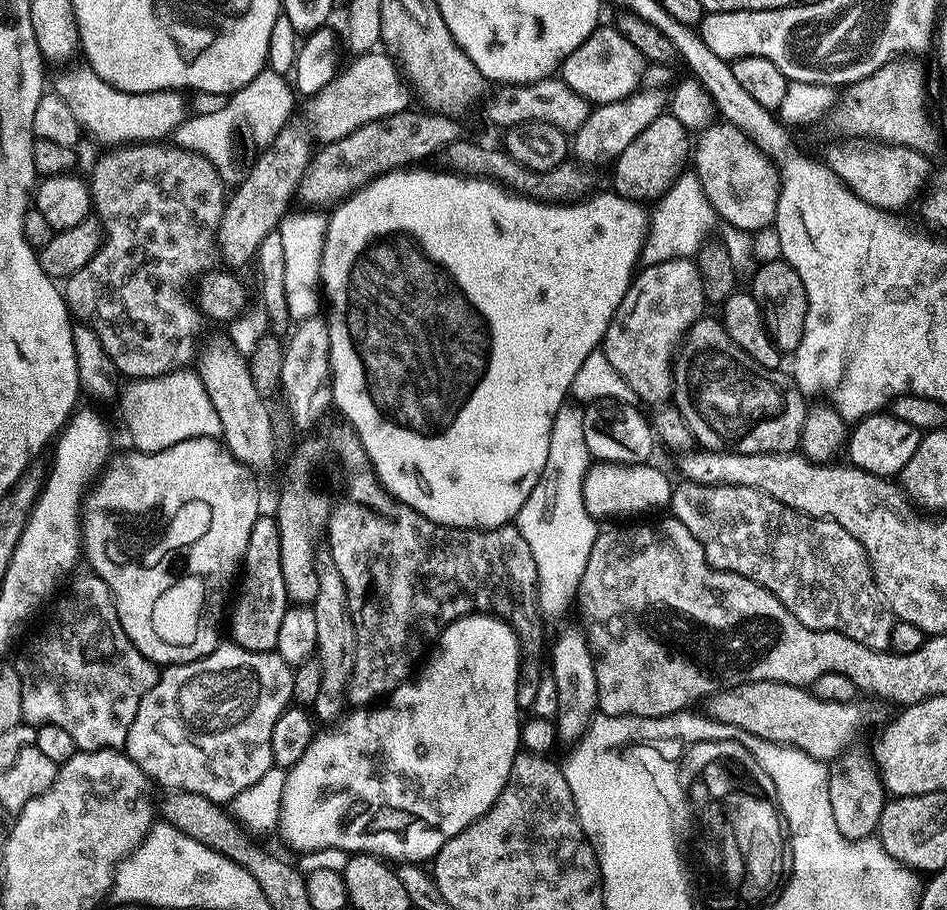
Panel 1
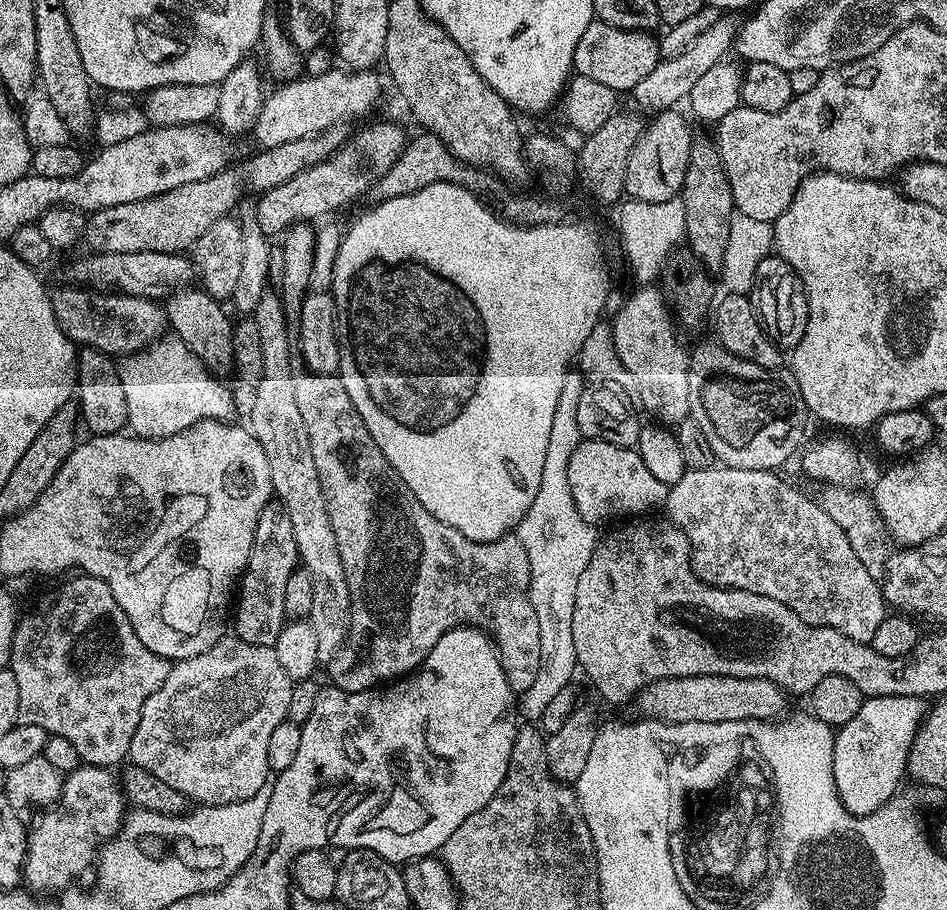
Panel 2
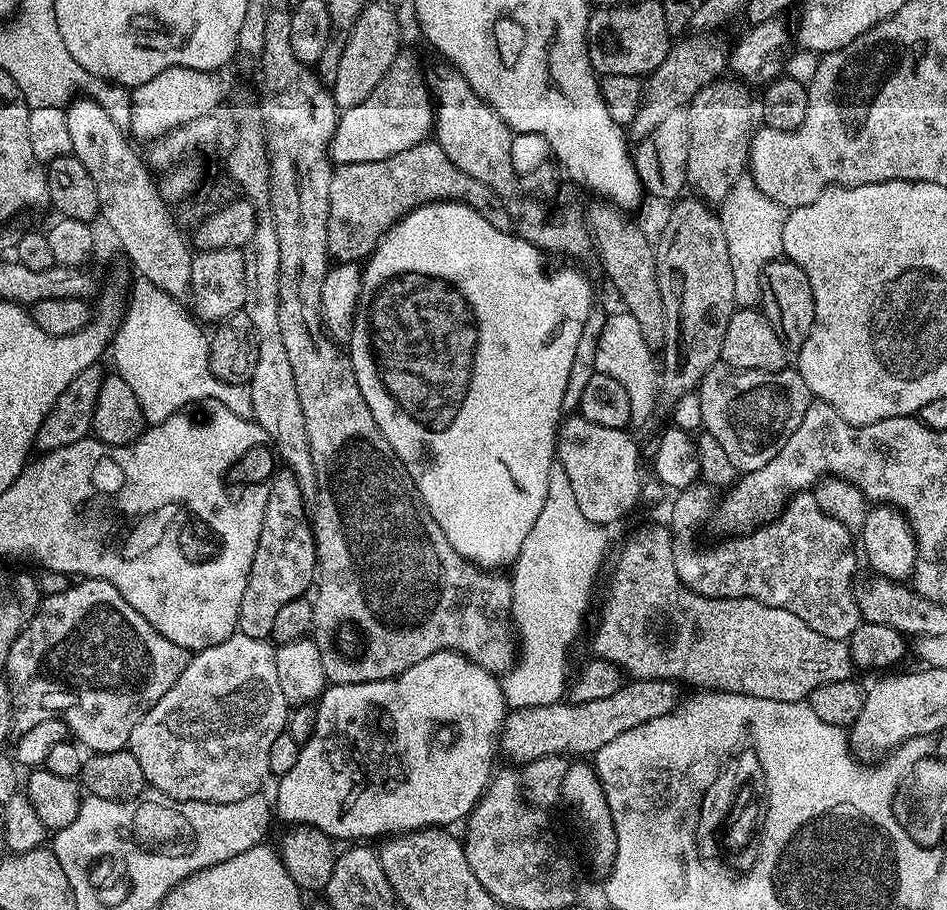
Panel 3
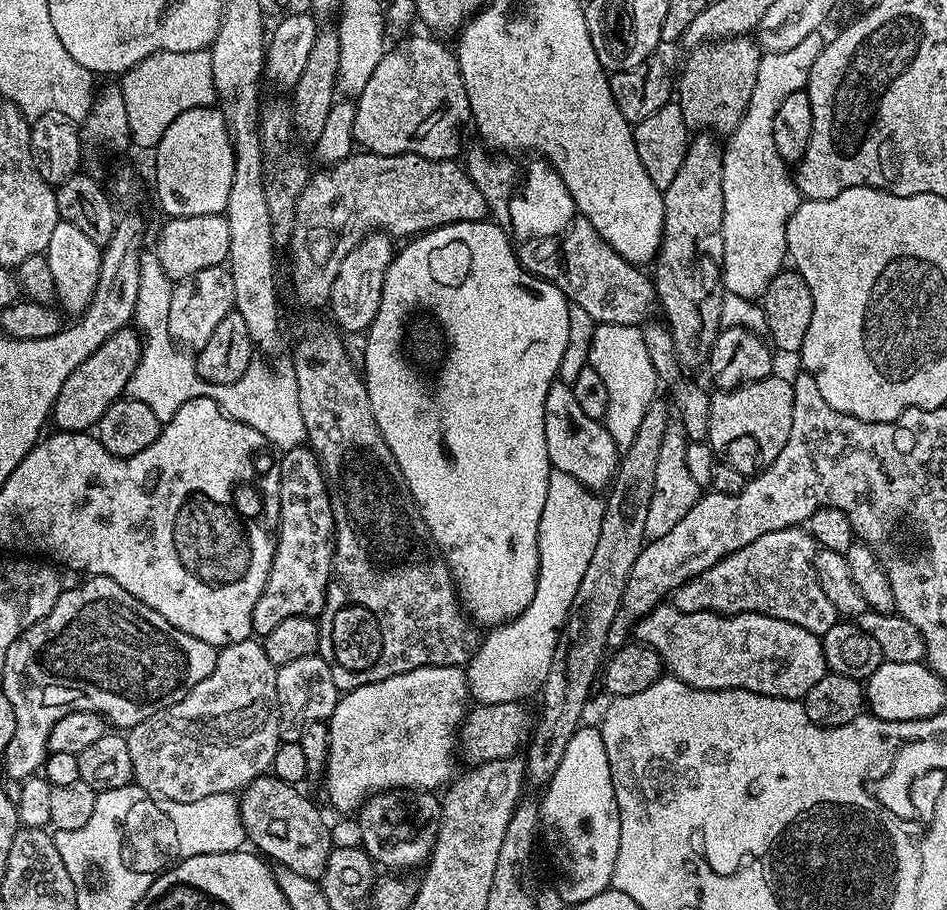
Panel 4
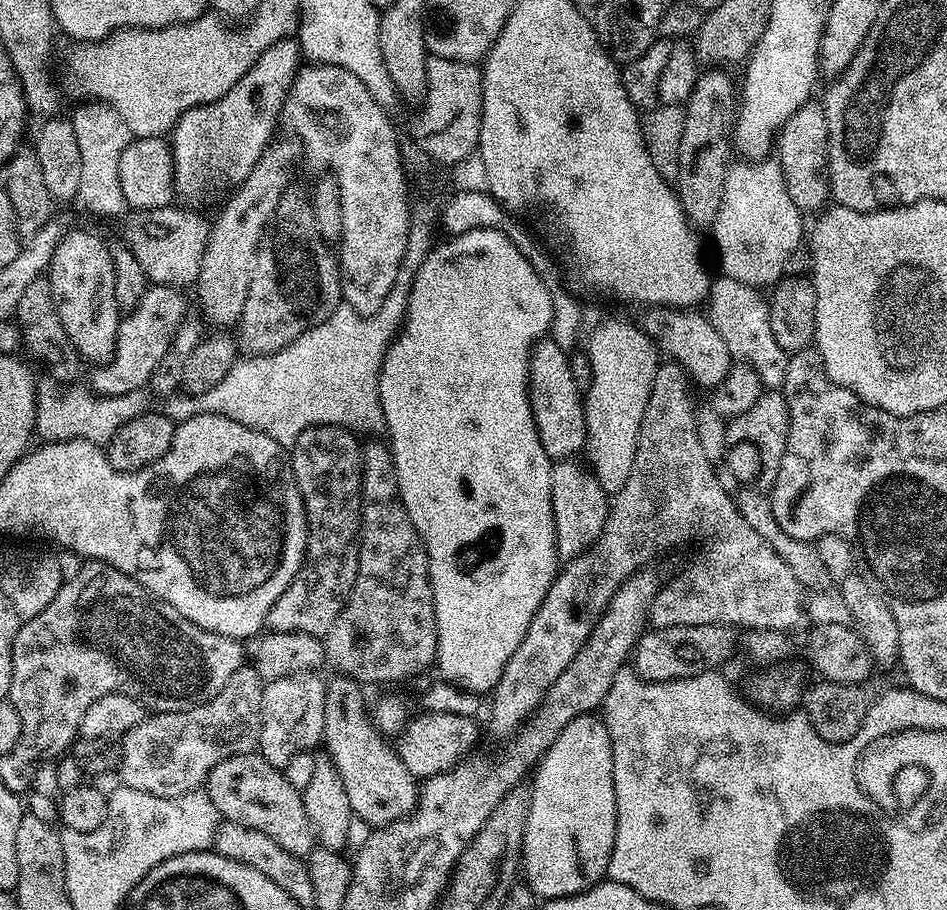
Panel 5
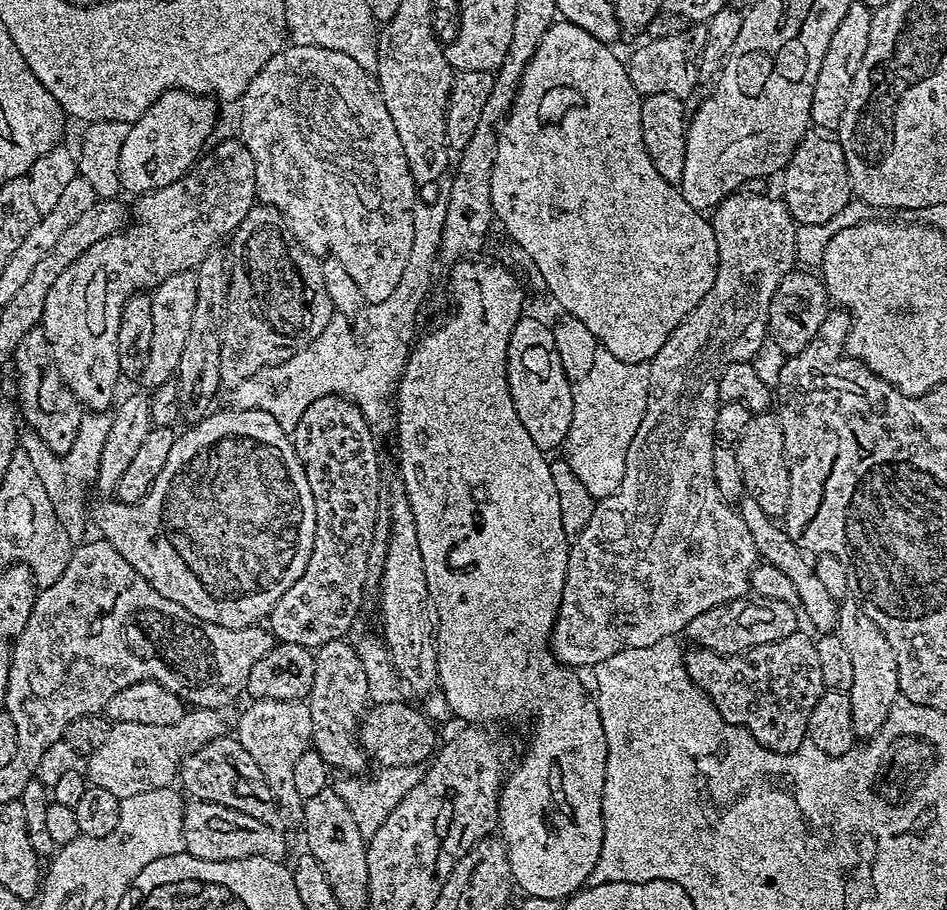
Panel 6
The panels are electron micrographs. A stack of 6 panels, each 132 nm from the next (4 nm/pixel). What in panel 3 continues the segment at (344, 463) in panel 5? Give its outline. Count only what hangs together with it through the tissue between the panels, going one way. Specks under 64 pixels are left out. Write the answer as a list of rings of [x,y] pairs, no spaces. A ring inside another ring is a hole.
[[[284,470],[273,475],[268,485],[268,497],[266,498],[266,510],[262,518],[262,530],[258,538],[258,546],[254,554],[254,562],[250,566],[250,574],[246,582],[246,590],[242,594],[242,606],[240,607],[239,635],[268,640],[272,634],[274,614],[286,606],[286,602],[294,602],[305,595],[308,587],[313,587],[314,573],[317,571],[316,543],[314,532],[310,527],[310,520],[304,517],[306,501],[304,495],[298,490],[298,482],[292,477],[291,472]]]

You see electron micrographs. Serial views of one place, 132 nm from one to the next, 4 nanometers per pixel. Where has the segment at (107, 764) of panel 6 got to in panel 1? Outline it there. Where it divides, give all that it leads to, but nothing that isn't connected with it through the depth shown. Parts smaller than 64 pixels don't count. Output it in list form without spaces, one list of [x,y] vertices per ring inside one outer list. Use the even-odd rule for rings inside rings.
[[[231,642],[217,644],[210,654],[194,662],[167,665],[134,714],[126,755],[164,790],[202,794],[215,804],[227,805],[274,766],[270,734],[274,734],[274,722],[293,703],[292,673],[279,652],[255,652]]]

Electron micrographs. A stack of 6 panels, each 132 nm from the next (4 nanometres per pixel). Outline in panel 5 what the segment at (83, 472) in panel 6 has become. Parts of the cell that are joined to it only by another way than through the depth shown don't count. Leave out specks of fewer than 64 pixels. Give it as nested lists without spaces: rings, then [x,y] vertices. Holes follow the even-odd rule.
[[[44,378],[36,386],[36,431],[41,441],[53,440],[89,440],[101,446],[112,441],[113,434],[130,418],[149,411],[149,393],[141,390],[117,396],[97,396],[95,392],[84,388],[65,386],[61,381]]]

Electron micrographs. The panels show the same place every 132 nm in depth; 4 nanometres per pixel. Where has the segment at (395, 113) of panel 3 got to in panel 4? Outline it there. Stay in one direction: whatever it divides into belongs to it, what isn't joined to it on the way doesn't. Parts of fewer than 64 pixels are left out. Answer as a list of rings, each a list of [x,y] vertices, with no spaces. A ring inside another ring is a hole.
[[[432,34],[424,35],[428,36],[409,35],[404,48],[385,51],[366,88],[355,97],[352,138],[363,151],[379,156],[418,154],[431,160],[456,160],[459,157],[460,131],[472,115],[470,98],[466,98],[466,82],[462,82],[462,70],[456,61],[455,51],[440,41],[443,39]]]

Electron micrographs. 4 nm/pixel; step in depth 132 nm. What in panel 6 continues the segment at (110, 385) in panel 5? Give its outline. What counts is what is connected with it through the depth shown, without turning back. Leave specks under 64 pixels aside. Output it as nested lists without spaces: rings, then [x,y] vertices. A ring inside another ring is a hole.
[[[195,271],[179,272],[166,278],[151,293],[154,310],[154,342],[150,342],[150,362],[138,378],[148,390],[169,383],[180,371],[182,350],[190,335],[190,326],[194,326],[195,303],[198,302],[198,278]]]

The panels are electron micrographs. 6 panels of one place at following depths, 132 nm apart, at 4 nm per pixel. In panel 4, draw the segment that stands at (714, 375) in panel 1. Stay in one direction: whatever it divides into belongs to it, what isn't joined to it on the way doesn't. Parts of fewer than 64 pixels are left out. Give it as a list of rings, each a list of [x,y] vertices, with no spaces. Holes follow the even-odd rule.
[[[779,374],[762,378],[758,382],[750,382],[741,388],[716,390],[711,393],[709,430],[706,443],[723,463],[734,466],[745,478],[751,478],[762,472],[782,454],[782,446],[786,446],[786,438],[790,438],[790,426],[794,418],[794,390],[792,380],[783,380]]]

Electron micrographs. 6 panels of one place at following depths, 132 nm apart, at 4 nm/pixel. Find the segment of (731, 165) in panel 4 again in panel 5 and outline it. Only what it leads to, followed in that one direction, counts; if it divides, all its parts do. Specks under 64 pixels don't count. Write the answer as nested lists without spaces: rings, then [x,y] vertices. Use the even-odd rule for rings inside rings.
[[[763,158],[739,162],[740,164],[733,163],[728,169],[727,180],[723,184],[722,202],[719,204],[712,231],[720,254],[721,273],[748,286],[764,288],[766,284],[775,285],[777,280],[785,275],[785,268],[792,254],[803,245],[806,236],[805,217],[790,197],[784,171],[777,159]]]

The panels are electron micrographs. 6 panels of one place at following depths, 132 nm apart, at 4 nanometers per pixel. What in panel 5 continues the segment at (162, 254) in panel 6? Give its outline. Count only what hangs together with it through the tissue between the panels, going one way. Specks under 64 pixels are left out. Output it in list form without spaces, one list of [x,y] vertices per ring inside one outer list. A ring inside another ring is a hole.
[[[65,231],[62,242],[58,242],[58,250],[54,250],[54,258],[46,275],[54,290],[58,318],[62,318],[62,326],[66,326],[66,334],[76,351],[85,361],[93,360],[91,363],[96,366],[111,360],[112,351],[116,349],[122,309],[116,305],[114,298],[114,262],[108,253],[108,244],[100,241],[92,232]]]

